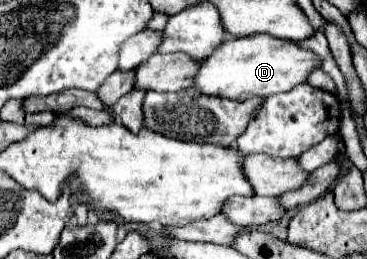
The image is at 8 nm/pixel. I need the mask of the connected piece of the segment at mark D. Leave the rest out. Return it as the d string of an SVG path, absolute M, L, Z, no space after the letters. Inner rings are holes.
M245 36L223 40L211 56L201 60L197 74L193 76L193 88L209 96L247 100L253 96L271 96L287 92L293 86L305 82L307 74L319 66L319 58L293 44L291 40L279 40L273 36Z

